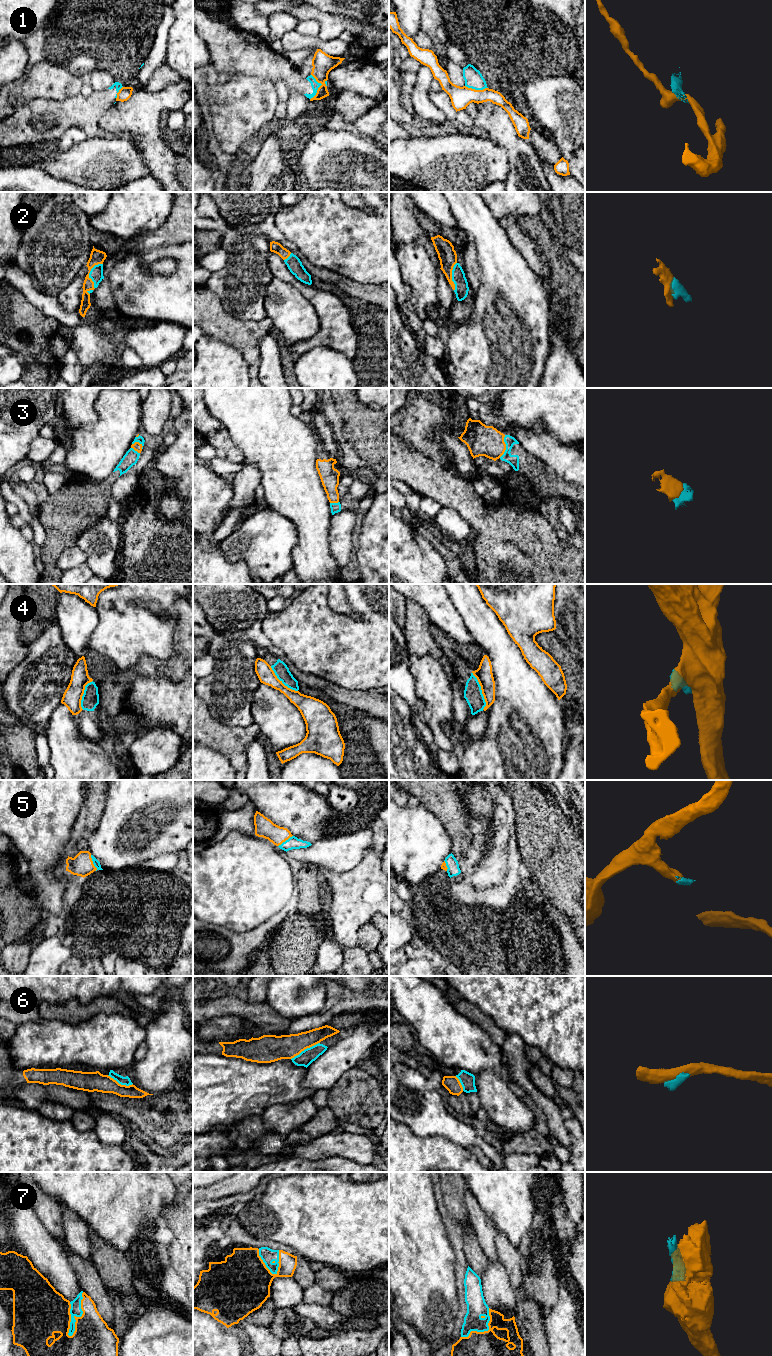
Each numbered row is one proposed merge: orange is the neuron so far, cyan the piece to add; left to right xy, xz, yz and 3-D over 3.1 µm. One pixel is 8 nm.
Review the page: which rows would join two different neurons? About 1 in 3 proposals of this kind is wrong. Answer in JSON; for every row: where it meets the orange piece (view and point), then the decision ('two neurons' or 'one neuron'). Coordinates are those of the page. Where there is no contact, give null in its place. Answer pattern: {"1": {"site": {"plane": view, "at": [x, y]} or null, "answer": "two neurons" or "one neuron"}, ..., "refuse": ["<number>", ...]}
{"1": {"site": {"plane": "xz", "at": [320, 86]}, "answer": "two neurons"}, "2": {"site": {"plane": "xy", "at": [89, 272]}, "answer": "one neuron"}, "3": {"site": {"plane": "yz", "at": [505, 446]}, "answer": "one neuron"}, "4": {"site": {"plane": "yz", "at": [482, 691]}, "answer": "two neurons"}, "5": {"site": {"plane": "xy", "at": [92, 863]}, "answer": "one neuron"}, "6": {"site": {"plane": "xz", "at": [305, 1048]}, "answer": "two neurons"}, "7": {"site": {"plane": "xy", "at": [81, 1316]}, "answer": "one neuron"}, "refuse": ["1", "4", "6"]}

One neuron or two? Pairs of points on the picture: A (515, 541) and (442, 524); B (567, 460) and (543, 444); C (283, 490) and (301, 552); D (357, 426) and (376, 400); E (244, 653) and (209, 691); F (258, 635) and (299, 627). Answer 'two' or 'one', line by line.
A: two
B: one
C: one
D: two
E: one
F: two

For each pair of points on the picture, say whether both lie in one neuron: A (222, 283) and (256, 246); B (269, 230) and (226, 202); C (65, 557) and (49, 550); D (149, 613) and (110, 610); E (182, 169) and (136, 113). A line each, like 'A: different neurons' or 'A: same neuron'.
A: same neuron
B: same neuron
C: different neurons
D: same neuron
E: different neurons

